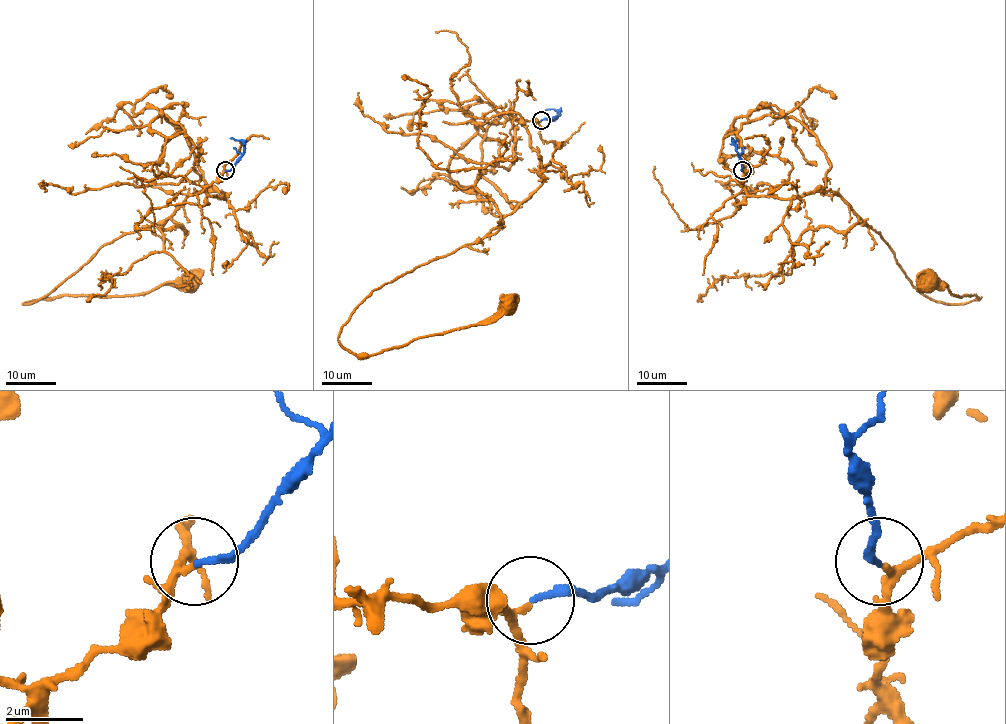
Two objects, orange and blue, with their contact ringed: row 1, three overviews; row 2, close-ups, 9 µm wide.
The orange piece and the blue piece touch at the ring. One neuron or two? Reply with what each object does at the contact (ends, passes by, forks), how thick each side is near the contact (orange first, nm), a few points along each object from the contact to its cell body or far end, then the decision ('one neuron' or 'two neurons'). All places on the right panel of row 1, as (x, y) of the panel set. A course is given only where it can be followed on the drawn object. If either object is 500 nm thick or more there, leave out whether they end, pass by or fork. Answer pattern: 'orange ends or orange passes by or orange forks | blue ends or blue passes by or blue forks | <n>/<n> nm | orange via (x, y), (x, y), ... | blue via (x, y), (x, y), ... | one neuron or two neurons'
orange forks | blue ends | 140/150 nm | orange via (743, 171), (743, 186), (755, 195), (838, 194), (886, 243), (911, 284), (936, 301), (977, 299), (929, 280) | blue via (743, 170), (733, 138) | one neuron

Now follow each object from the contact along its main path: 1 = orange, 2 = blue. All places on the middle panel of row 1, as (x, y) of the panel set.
1: (541, 120), (522, 124), (542, 183), (483, 239), (375, 289), (338, 341), (374, 355), (487, 324), (507, 306)
2: (541, 120), (553, 119), (560, 114), (557, 110), (546, 110)

